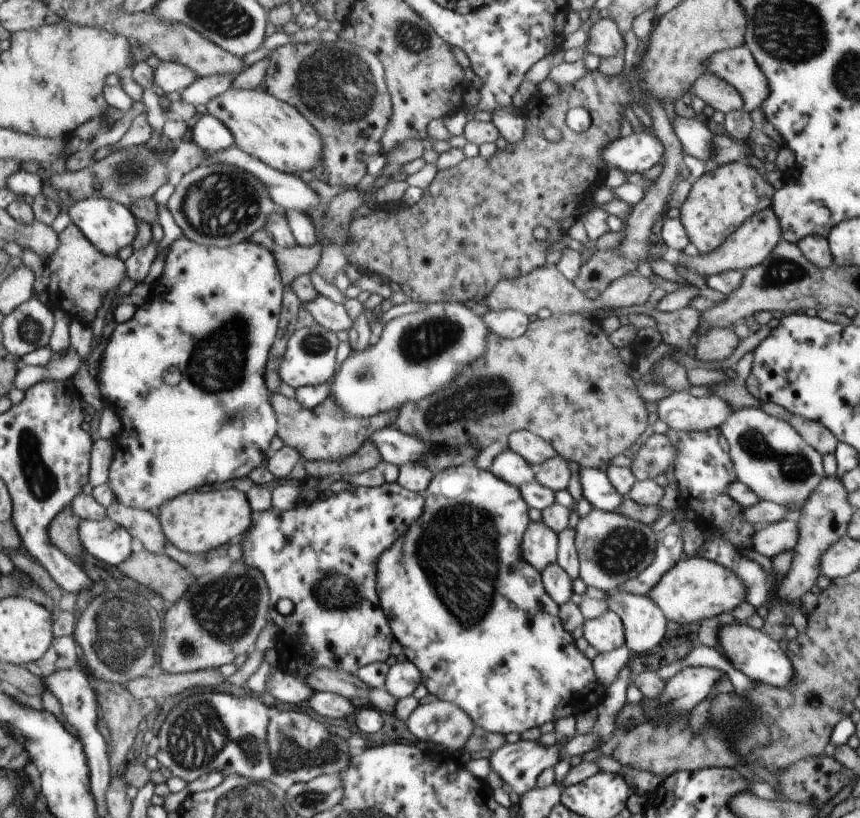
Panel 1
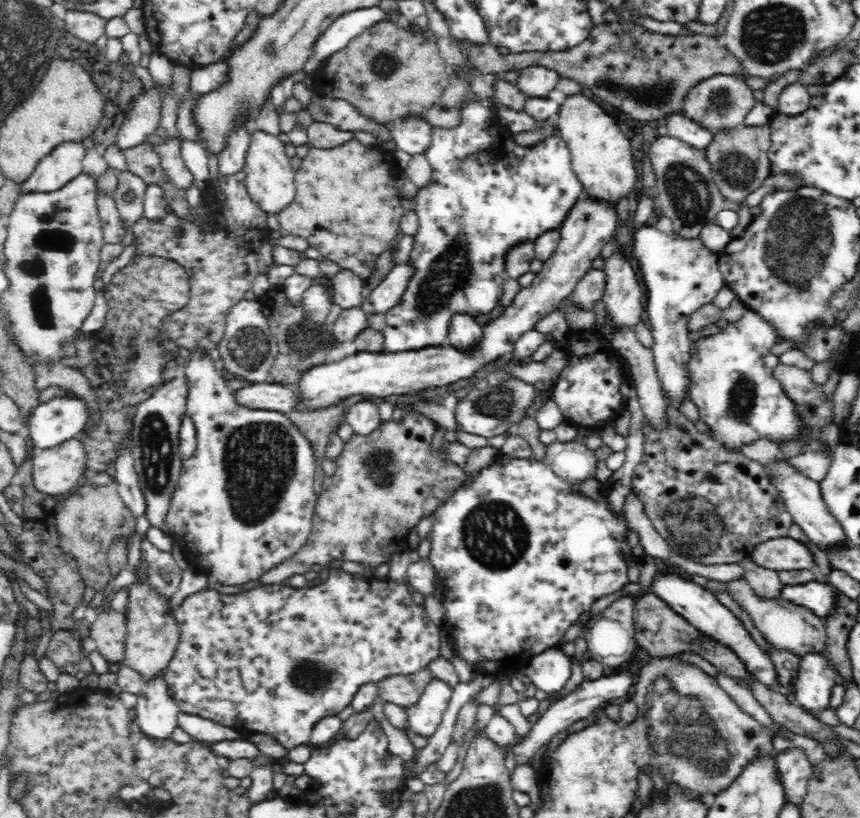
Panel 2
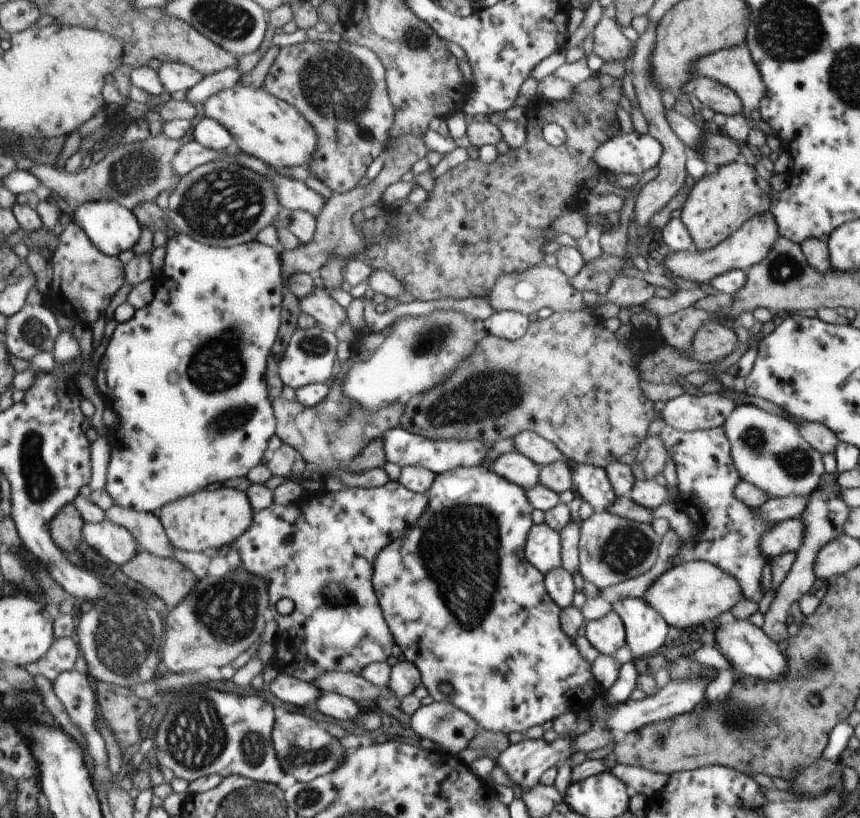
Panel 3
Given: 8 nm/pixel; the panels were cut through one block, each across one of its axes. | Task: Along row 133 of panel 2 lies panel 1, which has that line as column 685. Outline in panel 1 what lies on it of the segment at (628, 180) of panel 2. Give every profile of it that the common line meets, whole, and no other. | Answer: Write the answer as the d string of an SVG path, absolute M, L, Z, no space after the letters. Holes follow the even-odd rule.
M686 556L662 575L648 596L667 615L668 620L678 624L692 624L718 616L720 608L722 612L730 613L747 598L747 587L728 567L710 562L707 558Z

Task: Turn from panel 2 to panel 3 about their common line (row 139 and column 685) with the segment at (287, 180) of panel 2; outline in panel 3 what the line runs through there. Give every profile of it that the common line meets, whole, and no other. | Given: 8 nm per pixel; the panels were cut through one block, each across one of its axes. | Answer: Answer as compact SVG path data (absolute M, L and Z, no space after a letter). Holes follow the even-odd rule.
M767 211L766 214L757 214L752 217L752 222L744 222L744 230L736 229L736 234L732 233L731 235L732 238L728 237L728 242L722 241L710 250L673 252L674 254L667 255L662 260L661 265L675 278L680 277L692 282L708 284L714 278L718 278L731 270L740 269L746 272L751 266L758 265L774 248L775 242L779 240L781 233L775 215Z

